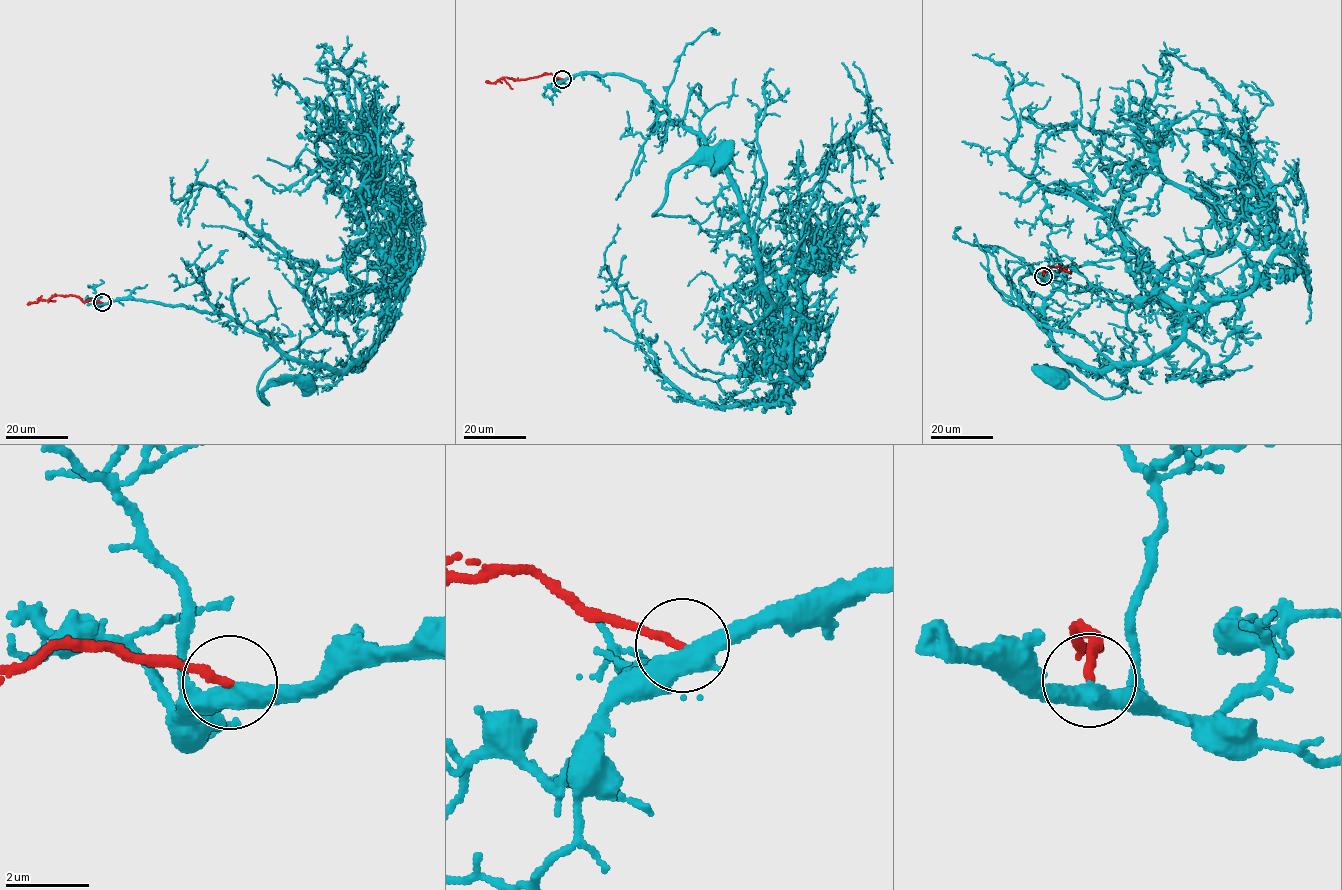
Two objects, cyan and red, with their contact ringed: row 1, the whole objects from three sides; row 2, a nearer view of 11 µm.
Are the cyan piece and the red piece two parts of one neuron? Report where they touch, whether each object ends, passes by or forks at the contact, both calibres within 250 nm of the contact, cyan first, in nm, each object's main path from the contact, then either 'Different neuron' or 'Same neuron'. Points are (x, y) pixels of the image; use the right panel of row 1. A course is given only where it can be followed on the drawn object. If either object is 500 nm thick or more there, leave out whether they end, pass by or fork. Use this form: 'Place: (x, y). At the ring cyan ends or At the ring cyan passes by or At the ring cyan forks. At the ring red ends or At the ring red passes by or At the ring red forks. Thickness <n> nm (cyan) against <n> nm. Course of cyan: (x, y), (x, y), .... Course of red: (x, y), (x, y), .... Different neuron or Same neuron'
Place: (1043, 276). At the ring cyan passes by. At the ring red ends. Thickness 460 nm (cyan) against 200 nm. Course of cyan: (1043, 275), (1018, 283), (1084, 366), (1163, 355), (1182, 314), (1132, 300), (1118, 395), (1045, 374). Course of red: (1043, 275), (1042, 272), (1055, 266), (1061, 266), (1060, 269), (1070, 273). Same neuron

